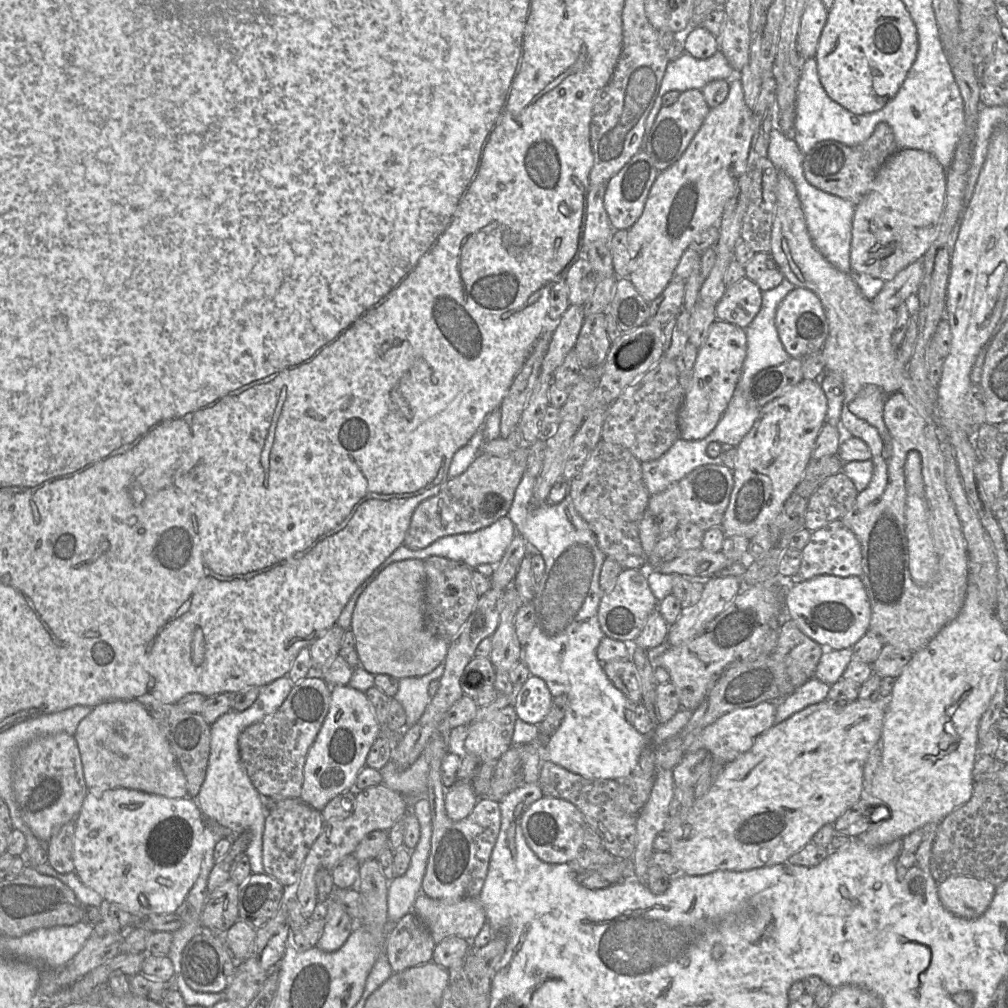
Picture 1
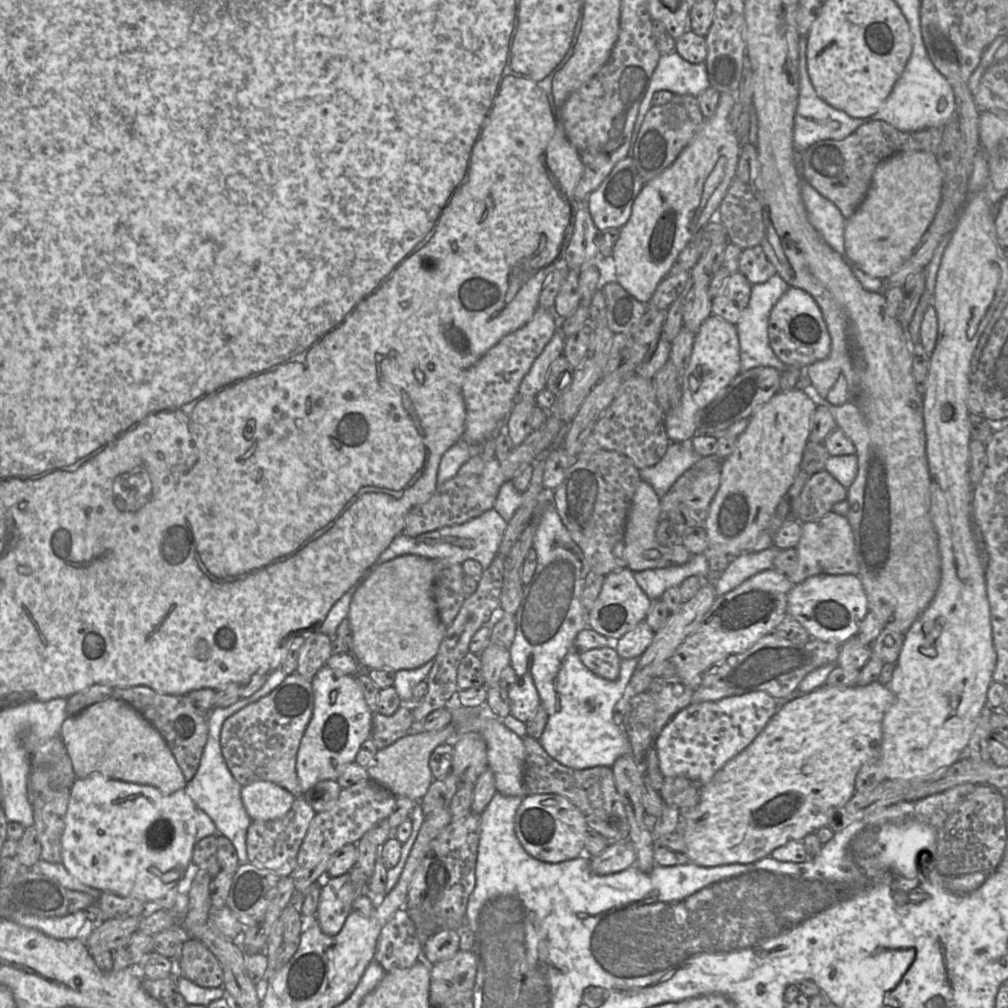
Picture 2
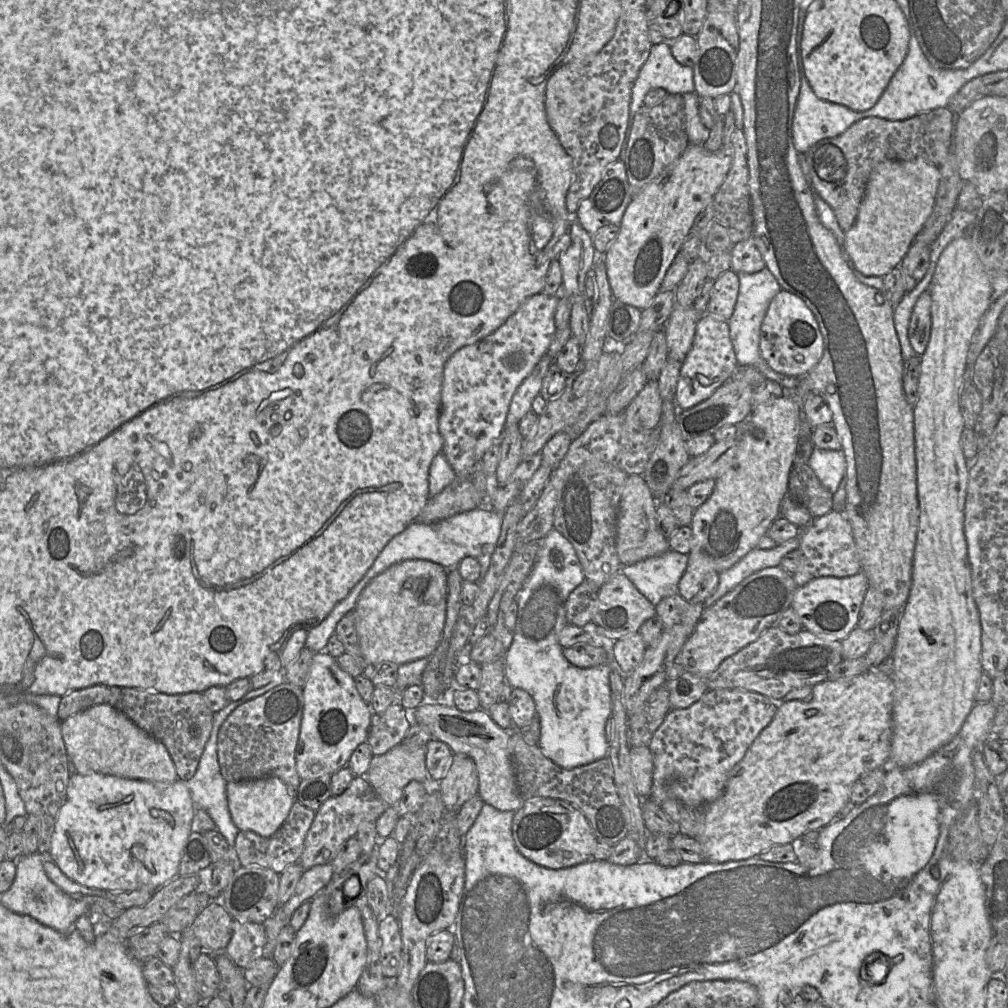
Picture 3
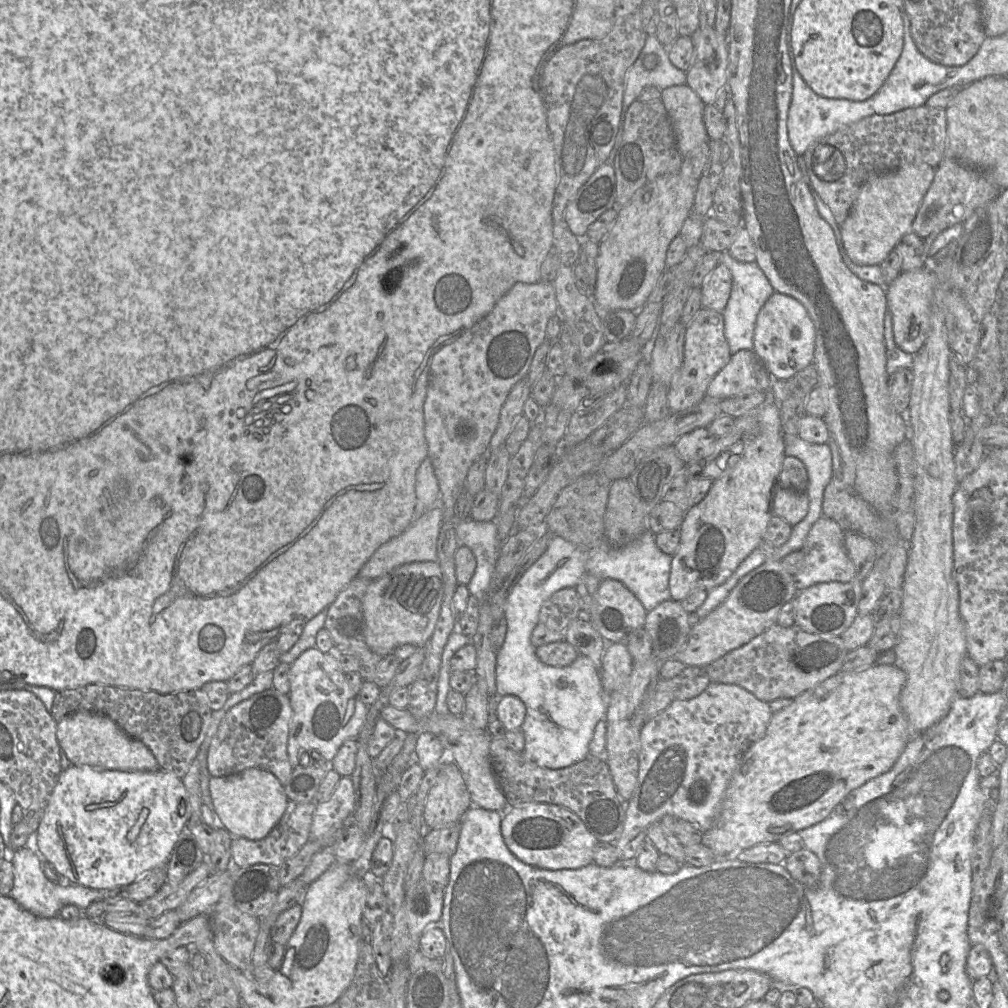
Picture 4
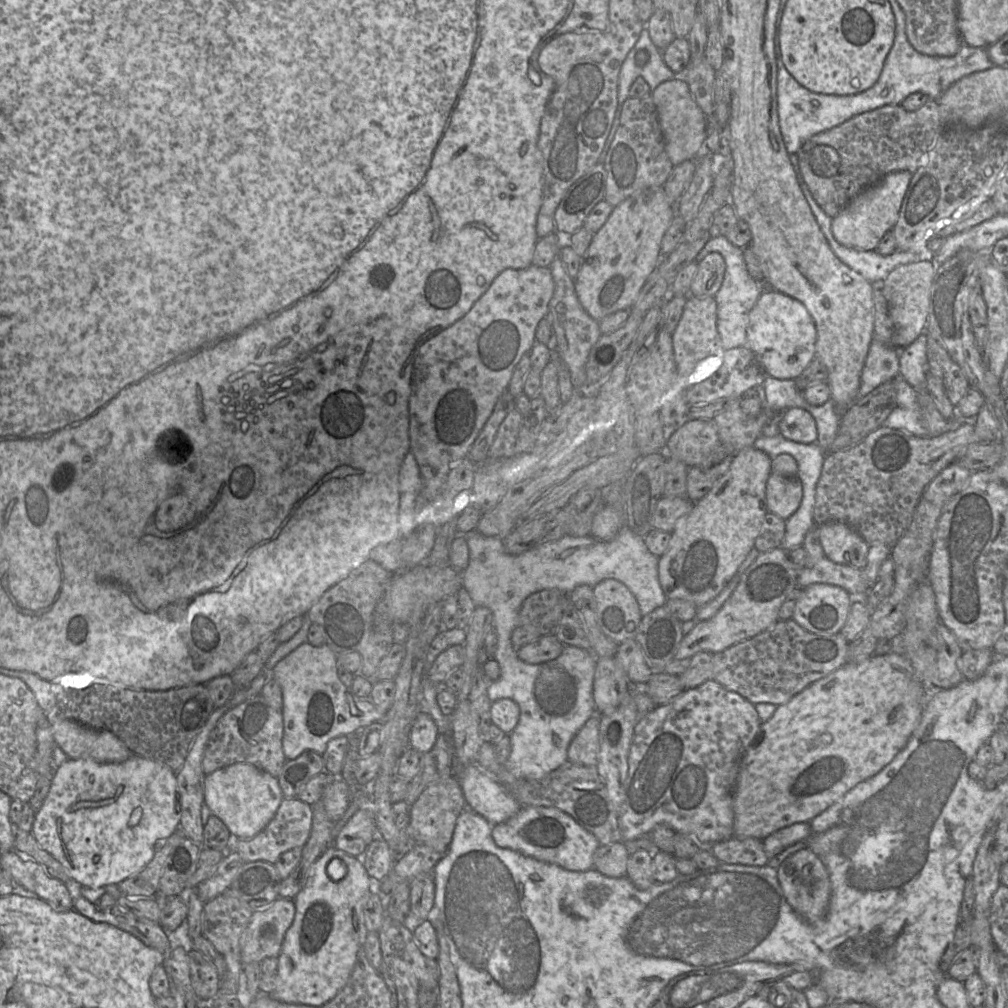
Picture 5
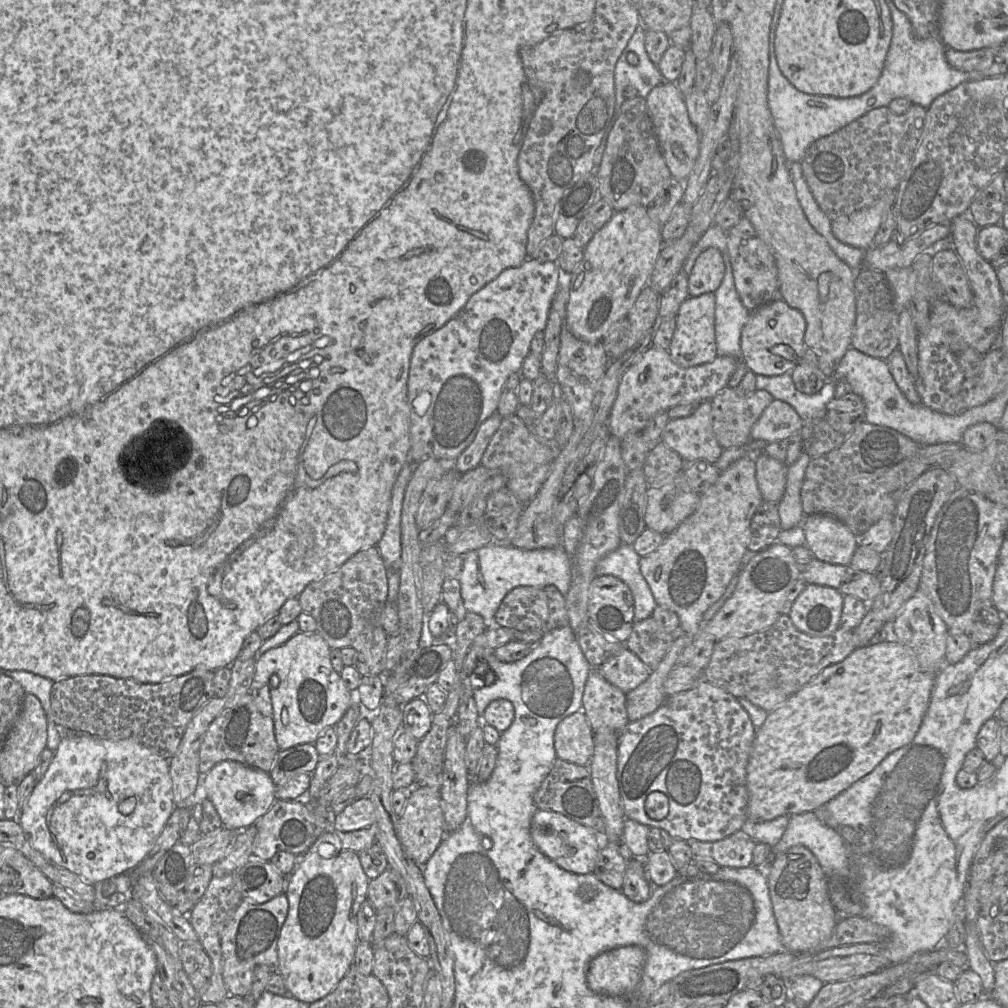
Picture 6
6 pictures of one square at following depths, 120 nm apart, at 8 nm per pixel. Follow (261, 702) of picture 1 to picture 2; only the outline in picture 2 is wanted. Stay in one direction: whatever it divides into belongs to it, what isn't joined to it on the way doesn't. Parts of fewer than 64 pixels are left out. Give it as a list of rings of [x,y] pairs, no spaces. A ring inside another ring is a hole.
[[[280,669],[273,670],[268,674],[265,684],[250,697],[240,698],[236,703],[228,707],[214,707],[211,709],[208,713],[209,734],[200,765],[193,779],[185,787],[186,793],[194,801],[197,808],[204,811],[212,819],[217,830],[232,842],[236,849],[240,865],[249,863],[247,858],[246,835],[252,819],[249,817],[241,799],[242,785],[233,777],[223,757],[220,744],[221,728],[224,721],[230,716],[247,705],[267,696],[276,689],[285,680],[286,676]]]

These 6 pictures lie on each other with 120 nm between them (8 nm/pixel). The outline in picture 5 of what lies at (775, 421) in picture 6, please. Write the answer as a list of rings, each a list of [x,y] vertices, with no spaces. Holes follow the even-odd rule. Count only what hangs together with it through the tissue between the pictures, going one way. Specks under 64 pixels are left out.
[[[791,407],[778,415],[779,434],[784,438],[803,444],[815,443],[818,433],[812,415],[799,407]]]

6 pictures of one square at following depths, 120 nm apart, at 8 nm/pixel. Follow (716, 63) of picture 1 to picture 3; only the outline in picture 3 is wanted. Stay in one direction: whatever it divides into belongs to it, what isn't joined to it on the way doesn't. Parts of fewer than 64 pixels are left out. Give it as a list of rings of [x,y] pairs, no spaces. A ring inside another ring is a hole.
[[[668,41],[653,45],[632,87],[627,138],[633,117],[644,105],[644,98],[650,90],[662,88],[668,94],[694,93],[693,75],[693,67],[683,66],[673,57]]]

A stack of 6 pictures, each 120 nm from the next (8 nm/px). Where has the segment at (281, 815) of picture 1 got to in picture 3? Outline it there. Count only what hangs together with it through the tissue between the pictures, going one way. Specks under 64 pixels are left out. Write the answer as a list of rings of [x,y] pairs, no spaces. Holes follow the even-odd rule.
[[[295,801],[284,823],[270,836],[260,836],[252,831],[239,831],[233,847],[241,867],[261,866],[277,874],[289,865],[299,863],[307,832],[315,817],[315,811]]]

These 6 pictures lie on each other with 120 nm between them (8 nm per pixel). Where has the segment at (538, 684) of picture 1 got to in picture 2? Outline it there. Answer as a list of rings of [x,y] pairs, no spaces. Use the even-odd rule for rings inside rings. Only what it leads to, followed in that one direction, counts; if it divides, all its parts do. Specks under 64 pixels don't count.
[[[529,673],[519,677],[508,695],[510,714],[524,723],[531,720],[541,707],[539,693]]]

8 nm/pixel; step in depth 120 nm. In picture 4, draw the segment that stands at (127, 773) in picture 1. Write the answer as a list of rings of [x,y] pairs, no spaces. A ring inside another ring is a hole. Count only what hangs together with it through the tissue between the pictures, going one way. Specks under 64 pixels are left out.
[[[75,712],[57,723],[58,743],[73,765],[90,765],[122,771],[155,771],[158,762],[141,741],[128,736],[112,719],[92,712]]]

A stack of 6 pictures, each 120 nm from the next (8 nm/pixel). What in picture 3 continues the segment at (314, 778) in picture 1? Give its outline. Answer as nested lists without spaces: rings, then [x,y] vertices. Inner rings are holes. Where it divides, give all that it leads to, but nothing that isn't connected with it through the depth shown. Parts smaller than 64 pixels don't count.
[[[320,651],[313,655],[303,687],[303,715],[295,752],[295,766],[301,780],[332,775],[347,766],[354,750],[366,742],[372,710],[355,686],[354,678],[344,672],[335,658]]]

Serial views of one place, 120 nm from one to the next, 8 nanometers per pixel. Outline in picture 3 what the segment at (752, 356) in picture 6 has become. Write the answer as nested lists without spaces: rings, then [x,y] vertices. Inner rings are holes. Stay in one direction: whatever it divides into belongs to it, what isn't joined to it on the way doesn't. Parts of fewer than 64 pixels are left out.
[[[781,290],[773,298],[761,325],[759,349],[769,367],[786,376],[804,377],[820,361],[823,336],[815,315],[800,297]]]

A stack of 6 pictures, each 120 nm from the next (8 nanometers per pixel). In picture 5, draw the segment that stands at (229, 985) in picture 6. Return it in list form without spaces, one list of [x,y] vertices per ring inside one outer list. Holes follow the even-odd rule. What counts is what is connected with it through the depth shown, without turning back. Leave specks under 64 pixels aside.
[[[280,897],[269,907],[253,911],[250,922],[240,938],[243,970],[244,965],[249,963],[260,963],[265,958],[279,956],[285,934],[293,923],[295,912],[294,900]]]

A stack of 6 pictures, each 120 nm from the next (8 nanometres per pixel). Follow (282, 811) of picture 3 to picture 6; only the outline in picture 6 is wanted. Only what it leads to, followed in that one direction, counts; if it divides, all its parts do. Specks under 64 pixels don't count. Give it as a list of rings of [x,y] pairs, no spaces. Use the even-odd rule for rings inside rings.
[[[232,760],[222,761],[212,767],[202,777],[202,786],[202,799],[208,798],[218,812],[223,826],[236,833],[254,825],[277,800],[276,785],[269,773]]]

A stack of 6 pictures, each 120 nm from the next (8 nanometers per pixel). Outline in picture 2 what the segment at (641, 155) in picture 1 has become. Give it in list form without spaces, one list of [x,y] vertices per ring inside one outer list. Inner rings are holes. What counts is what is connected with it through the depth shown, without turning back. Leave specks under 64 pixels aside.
[[[633,158],[620,160],[585,202],[597,230],[624,226],[644,185]]]

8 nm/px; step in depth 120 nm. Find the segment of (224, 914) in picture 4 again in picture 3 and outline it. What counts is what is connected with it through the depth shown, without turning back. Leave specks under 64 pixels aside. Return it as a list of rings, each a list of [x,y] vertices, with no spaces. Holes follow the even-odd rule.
[[[233,919],[232,937],[224,952],[241,969],[246,969],[264,957],[265,929],[261,923],[239,922]]]

